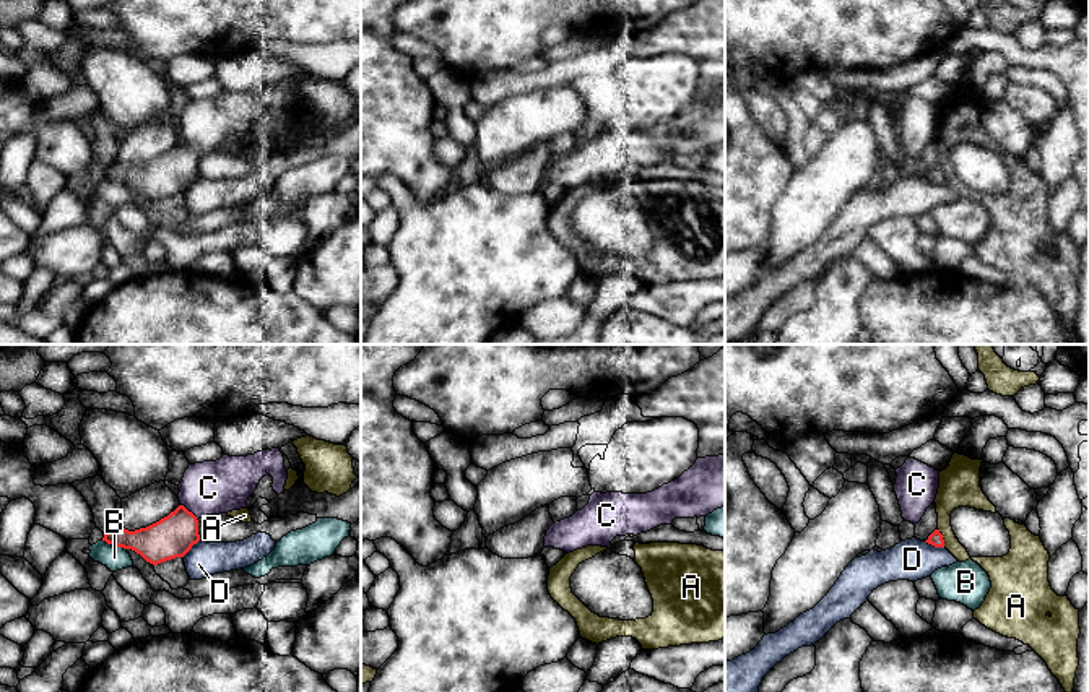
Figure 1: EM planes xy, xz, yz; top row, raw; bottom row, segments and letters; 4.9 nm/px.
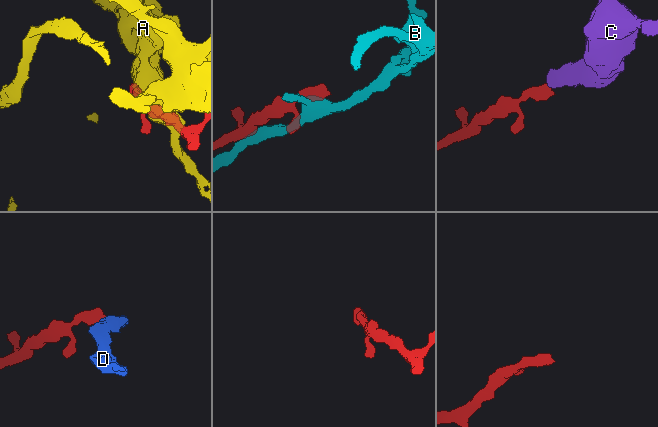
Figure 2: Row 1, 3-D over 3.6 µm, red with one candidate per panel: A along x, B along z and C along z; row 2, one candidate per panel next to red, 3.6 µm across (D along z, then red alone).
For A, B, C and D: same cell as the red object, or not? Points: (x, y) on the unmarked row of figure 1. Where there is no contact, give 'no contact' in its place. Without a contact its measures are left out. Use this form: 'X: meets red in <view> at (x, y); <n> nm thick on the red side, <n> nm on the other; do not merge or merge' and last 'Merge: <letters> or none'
A: meets red in yz at (941, 174); 70 nm thick on the red side, 160 nm on the other; do not merge
B: meets red in xy at (114, 181); 200 nm thick on the red side, 120 nm on the other; do not merge
C: meets red in xy at (190, 148); 220 nm thick on the red side, 260 nm on the other; merge
D: meets red in yz at (933, 181); 70 nm thick on the red side, 200 nm on the other; do not merge
Merge: C

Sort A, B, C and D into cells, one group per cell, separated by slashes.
A D / B / C

